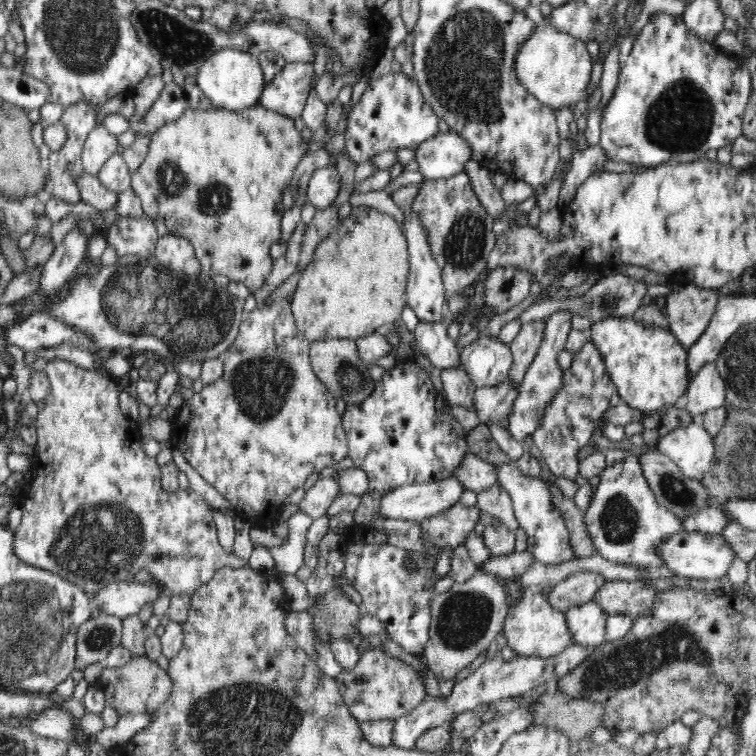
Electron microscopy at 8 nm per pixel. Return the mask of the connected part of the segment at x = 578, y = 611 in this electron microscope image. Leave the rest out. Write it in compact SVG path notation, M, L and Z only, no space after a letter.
M593 599L591 602L569 608L565 614L573 644L588 648L598 647L605 642L608 615L593 602Z

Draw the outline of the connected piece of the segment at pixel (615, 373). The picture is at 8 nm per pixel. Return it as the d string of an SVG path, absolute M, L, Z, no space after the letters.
M632 317L592 321L588 332L601 353L621 402L642 413L658 413L673 407L689 388L689 352L672 332L646 327Z

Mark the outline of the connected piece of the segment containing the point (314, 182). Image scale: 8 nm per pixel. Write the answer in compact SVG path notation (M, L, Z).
M333 165L318 168L307 182L307 199L316 210L332 206L340 190L340 173Z

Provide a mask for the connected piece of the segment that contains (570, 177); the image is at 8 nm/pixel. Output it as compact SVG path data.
M600 143L588 146L580 154L576 152L567 173L563 176L558 196L560 205L572 200L578 186L583 184L590 174L599 170L606 160L606 154L600 148Z

